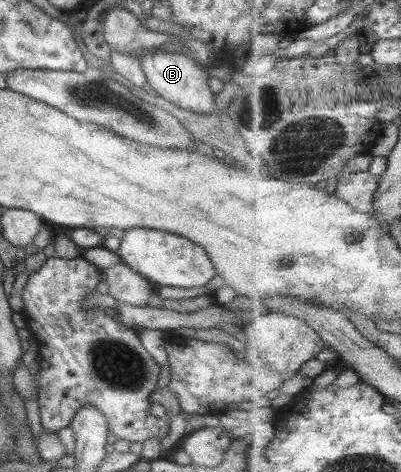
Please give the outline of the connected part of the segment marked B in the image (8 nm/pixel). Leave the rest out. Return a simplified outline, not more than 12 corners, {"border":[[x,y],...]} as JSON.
{"border":[[181,53],[137,55],[157,95],[218,112],[207,74]]}

